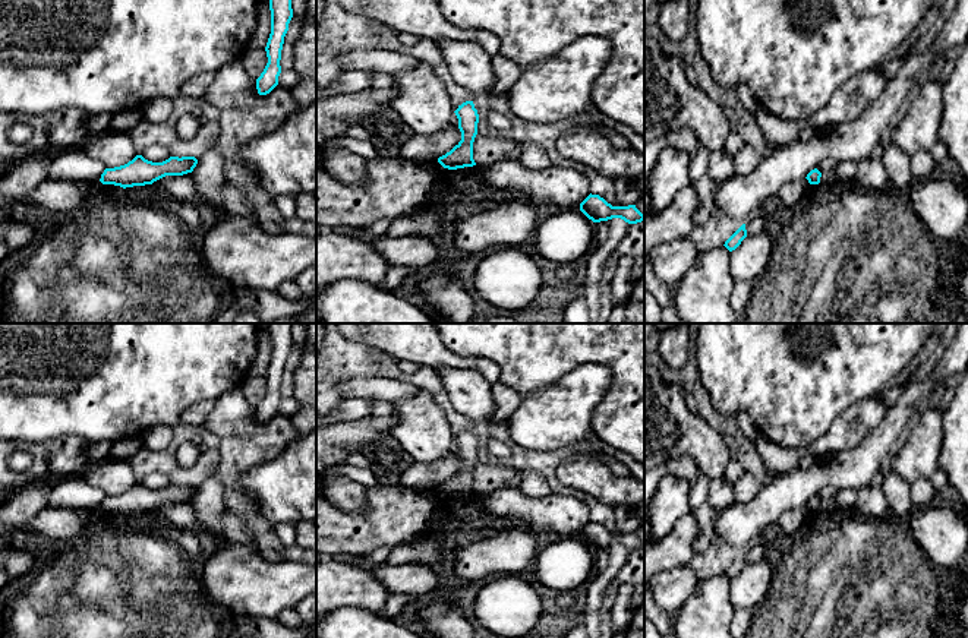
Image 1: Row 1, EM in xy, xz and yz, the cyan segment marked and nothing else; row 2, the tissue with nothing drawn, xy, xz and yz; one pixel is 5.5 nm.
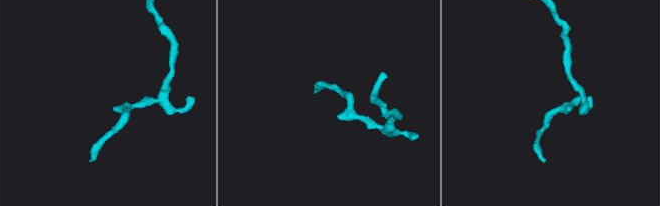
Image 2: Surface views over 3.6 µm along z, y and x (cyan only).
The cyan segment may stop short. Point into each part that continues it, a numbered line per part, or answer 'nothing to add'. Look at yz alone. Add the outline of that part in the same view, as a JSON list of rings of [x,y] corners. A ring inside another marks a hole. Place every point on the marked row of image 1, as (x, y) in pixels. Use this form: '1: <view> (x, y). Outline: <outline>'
nothing to add

